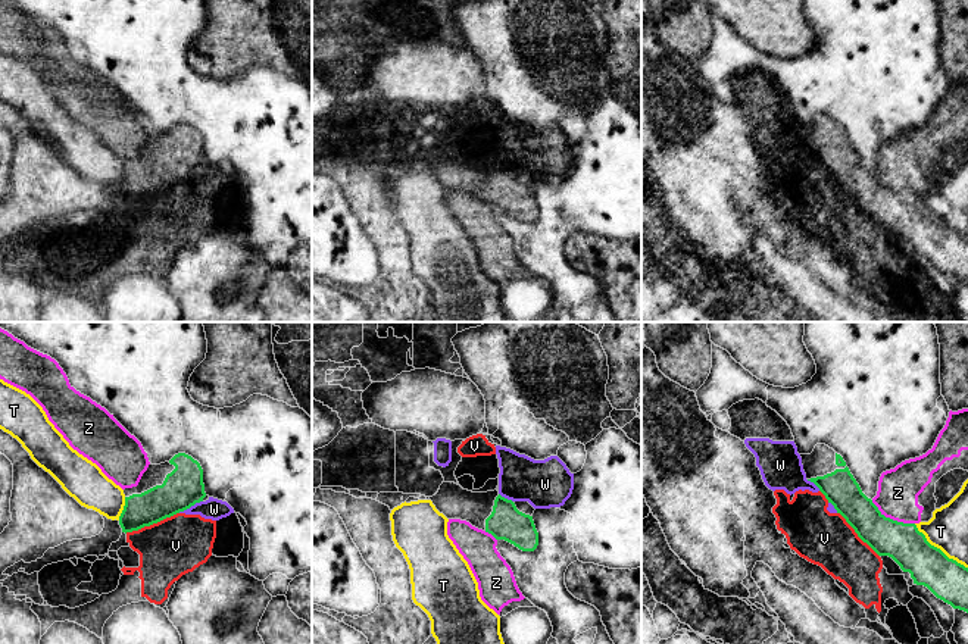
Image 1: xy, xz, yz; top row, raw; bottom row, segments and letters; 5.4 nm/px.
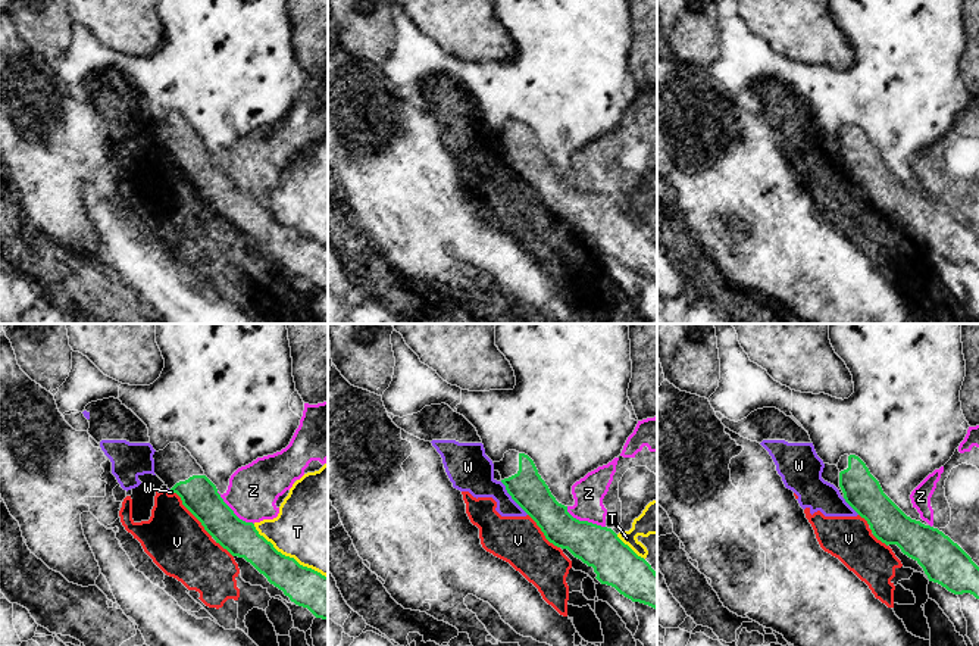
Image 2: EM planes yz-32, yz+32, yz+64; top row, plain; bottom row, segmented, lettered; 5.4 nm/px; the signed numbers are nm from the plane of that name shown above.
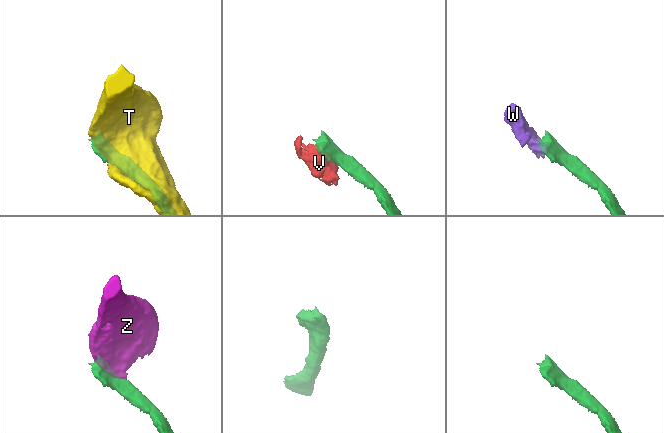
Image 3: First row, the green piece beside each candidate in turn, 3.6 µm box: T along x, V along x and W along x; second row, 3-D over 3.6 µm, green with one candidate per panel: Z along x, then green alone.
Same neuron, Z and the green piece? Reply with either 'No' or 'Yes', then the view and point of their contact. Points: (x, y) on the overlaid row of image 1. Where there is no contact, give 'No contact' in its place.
No. Touches green at yz (892, 519)

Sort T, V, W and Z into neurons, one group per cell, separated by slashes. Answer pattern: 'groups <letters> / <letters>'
groups T / V W / Z

